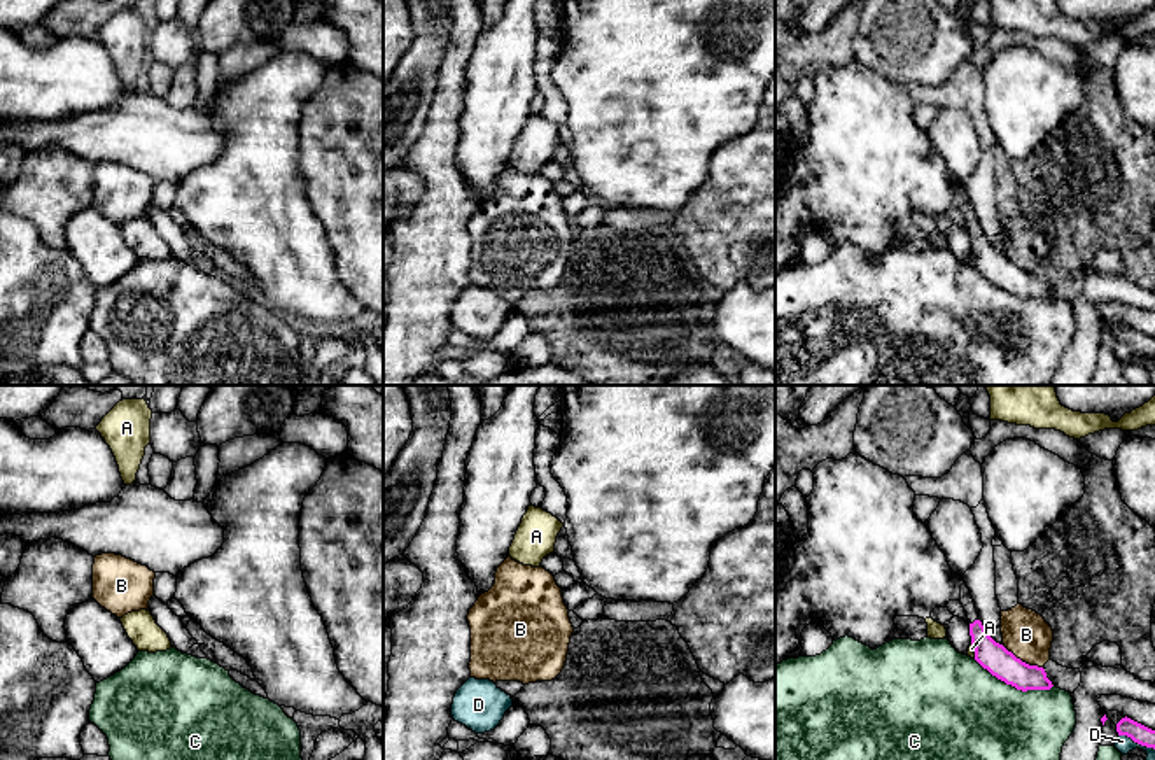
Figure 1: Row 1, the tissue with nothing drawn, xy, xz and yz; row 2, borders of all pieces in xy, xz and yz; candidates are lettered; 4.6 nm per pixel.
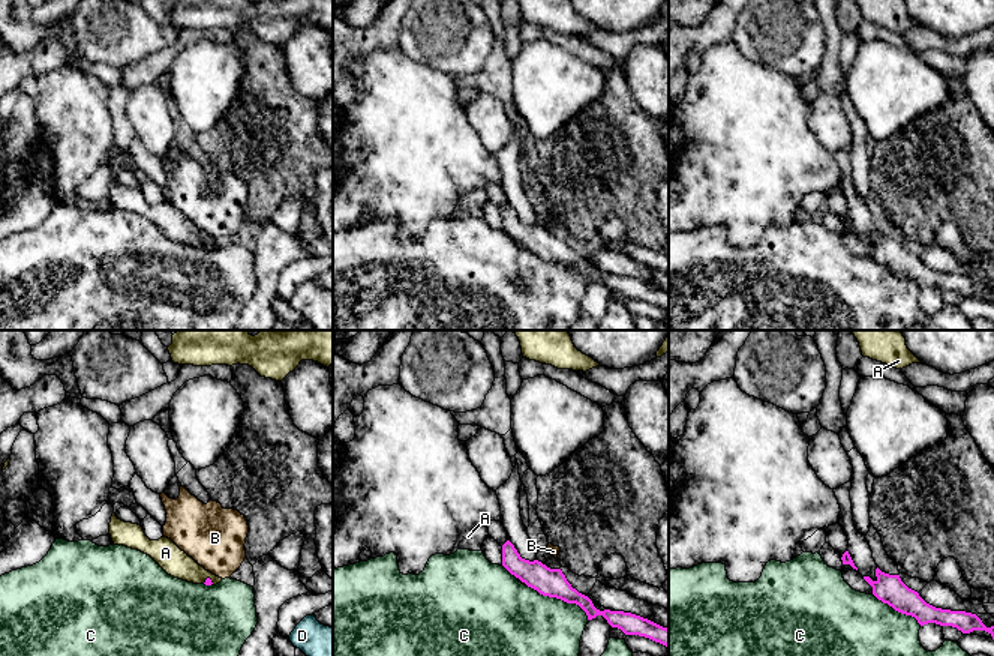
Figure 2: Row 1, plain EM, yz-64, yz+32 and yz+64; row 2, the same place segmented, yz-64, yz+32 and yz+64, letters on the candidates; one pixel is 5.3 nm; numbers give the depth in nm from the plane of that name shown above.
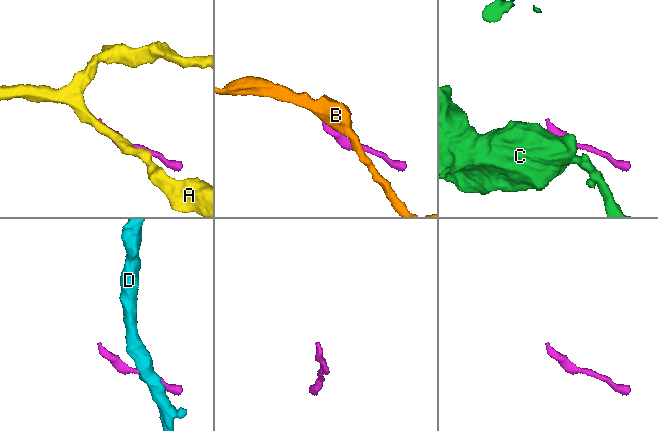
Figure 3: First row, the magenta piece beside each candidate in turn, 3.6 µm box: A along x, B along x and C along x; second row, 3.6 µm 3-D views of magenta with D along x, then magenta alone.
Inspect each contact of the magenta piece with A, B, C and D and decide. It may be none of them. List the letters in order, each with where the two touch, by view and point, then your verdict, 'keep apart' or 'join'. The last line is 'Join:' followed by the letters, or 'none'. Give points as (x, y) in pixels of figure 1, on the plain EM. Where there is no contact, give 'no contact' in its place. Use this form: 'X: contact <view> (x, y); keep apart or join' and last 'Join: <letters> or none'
A: contact yz (975, 258); keep apart
B: contact yz (1021, 268); keep apart
C: contact yz (1014, 293); keep apart
D: contact yz (1136, 349); keep apart
Join: none

